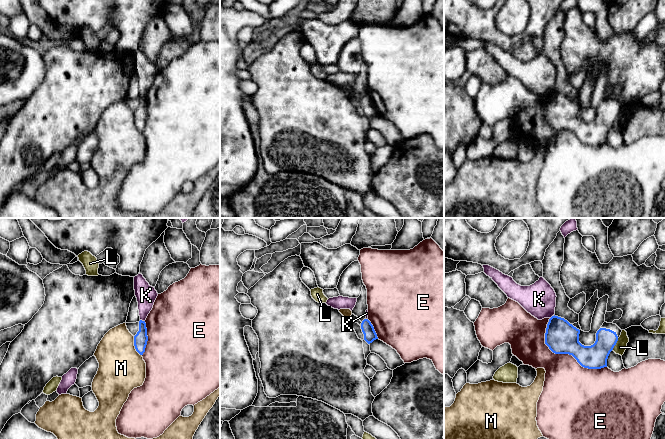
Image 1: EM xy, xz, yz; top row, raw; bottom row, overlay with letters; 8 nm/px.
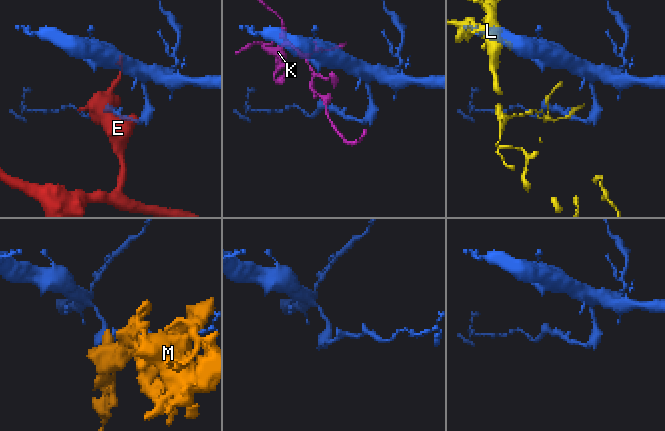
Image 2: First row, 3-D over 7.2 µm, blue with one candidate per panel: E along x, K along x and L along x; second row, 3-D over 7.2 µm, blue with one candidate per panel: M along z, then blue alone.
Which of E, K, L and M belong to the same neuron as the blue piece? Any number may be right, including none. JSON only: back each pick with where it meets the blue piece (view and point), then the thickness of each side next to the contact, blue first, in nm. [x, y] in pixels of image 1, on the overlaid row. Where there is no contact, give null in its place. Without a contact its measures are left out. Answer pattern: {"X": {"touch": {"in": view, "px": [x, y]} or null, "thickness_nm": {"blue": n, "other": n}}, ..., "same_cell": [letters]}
{"same_cell": []}

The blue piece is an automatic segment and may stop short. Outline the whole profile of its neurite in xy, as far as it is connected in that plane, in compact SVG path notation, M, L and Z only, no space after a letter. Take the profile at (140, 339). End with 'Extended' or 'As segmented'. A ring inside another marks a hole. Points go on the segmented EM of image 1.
M140 320L139 321L139 331L134 336L134 346L136 351L143 355L145 352L145 348L147 345L148 336L147 336L147 328L145 321Z. As segmented

